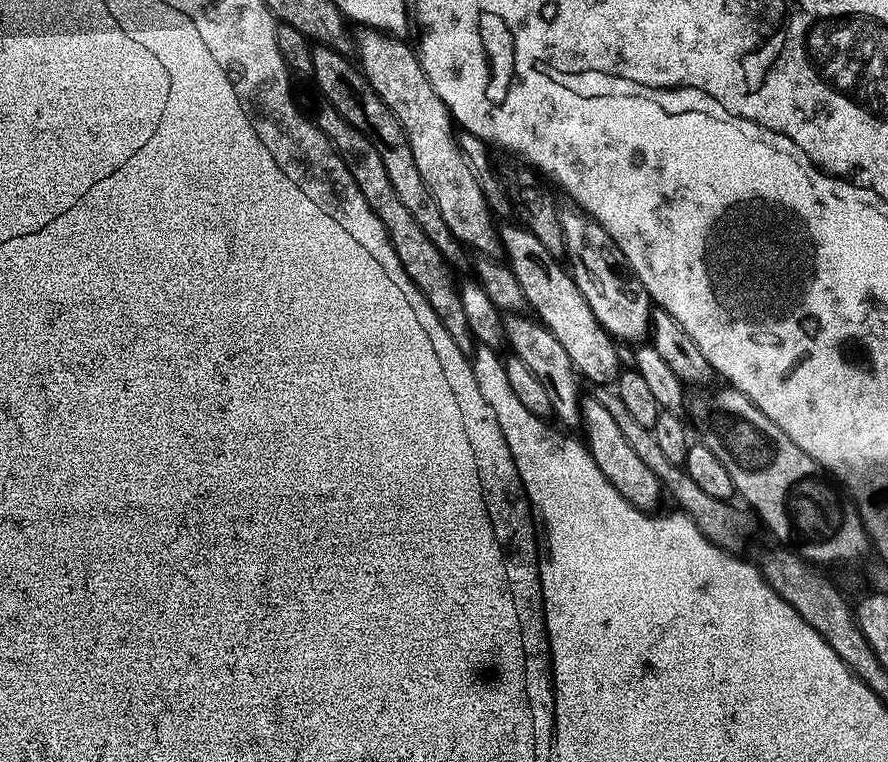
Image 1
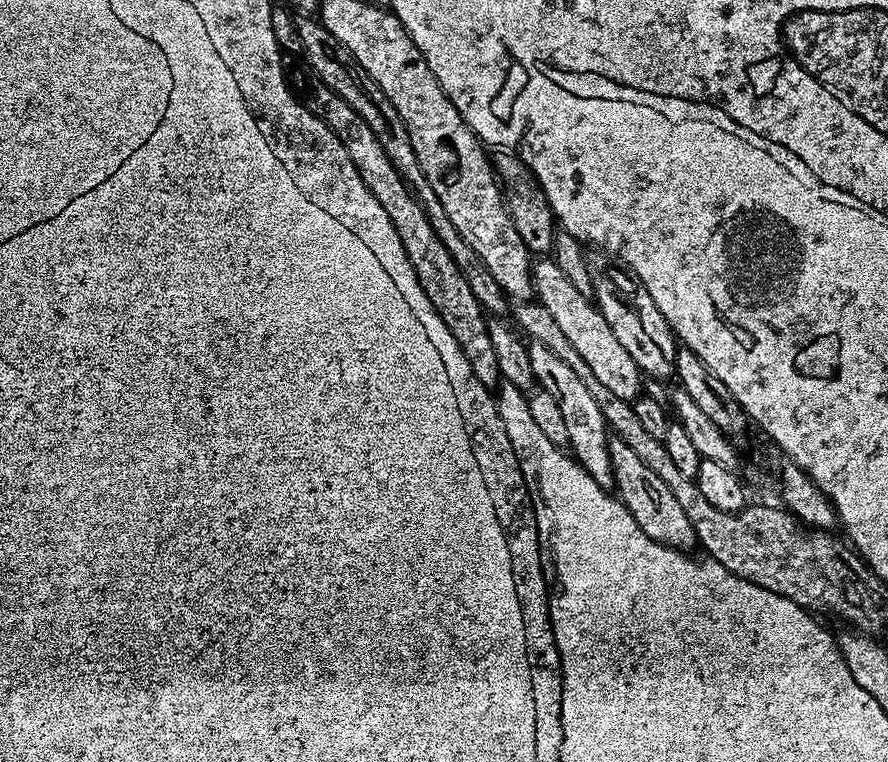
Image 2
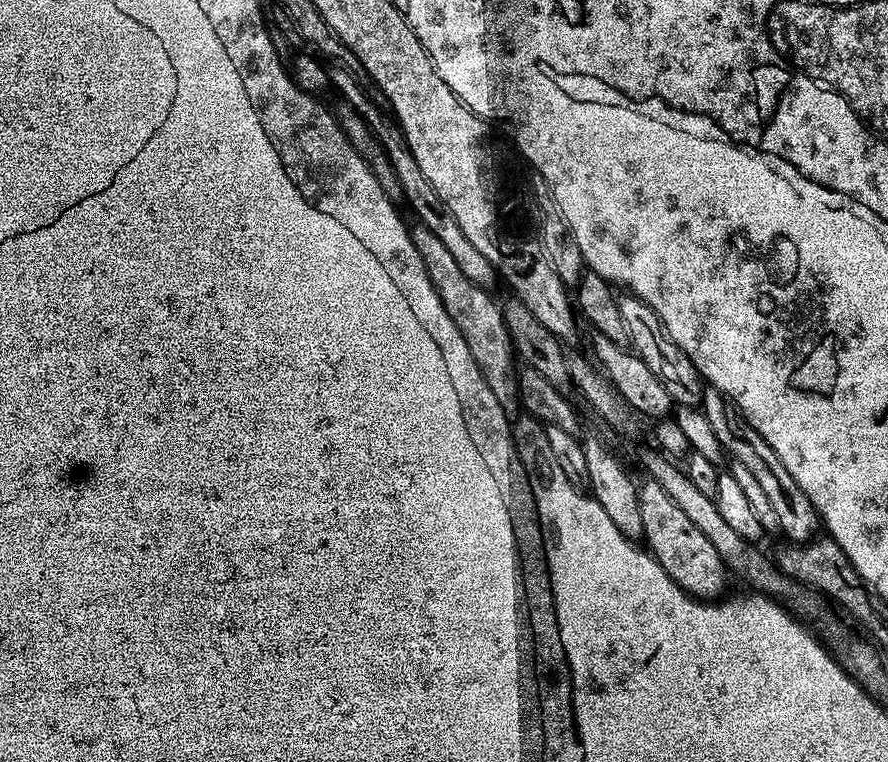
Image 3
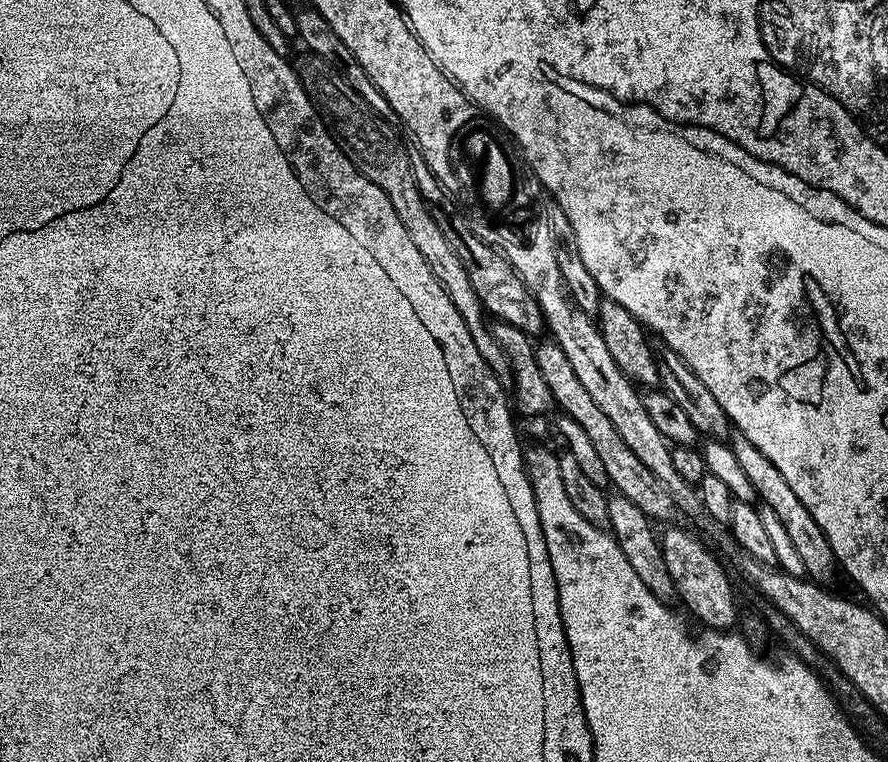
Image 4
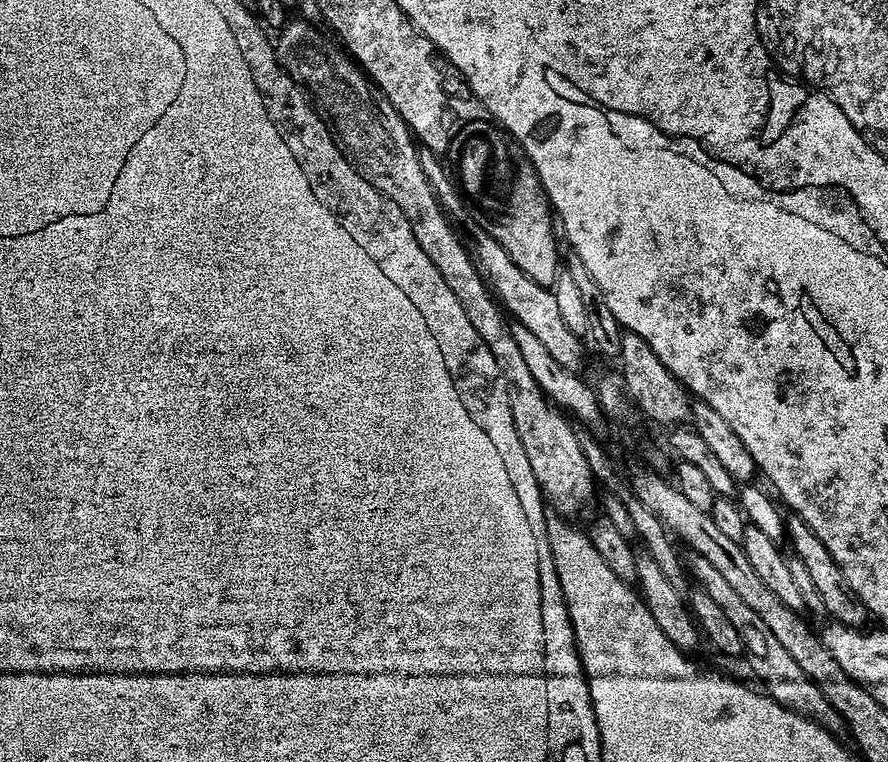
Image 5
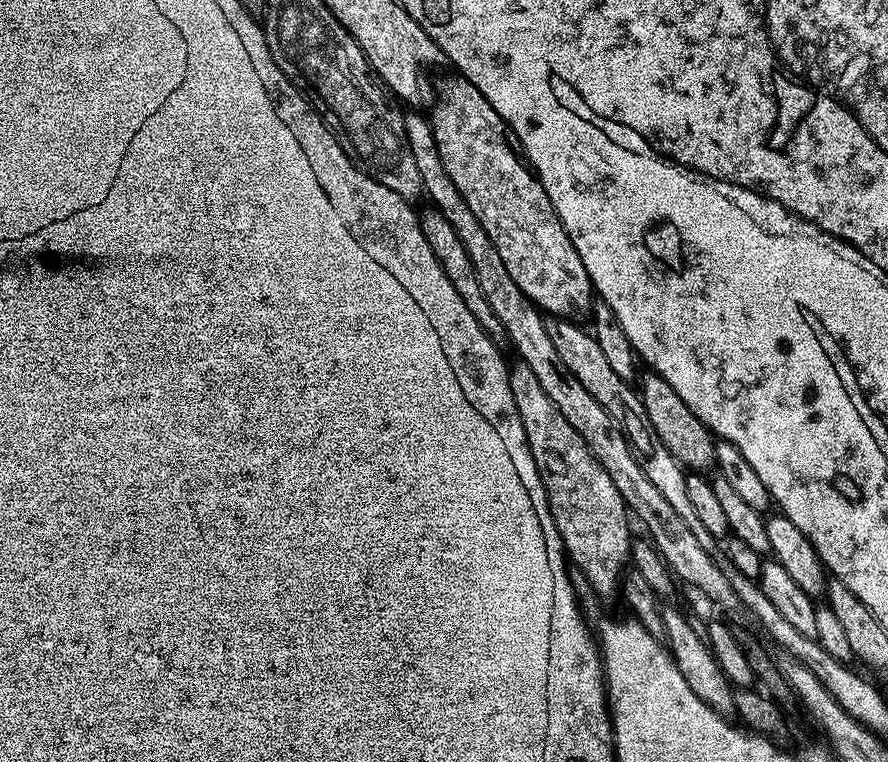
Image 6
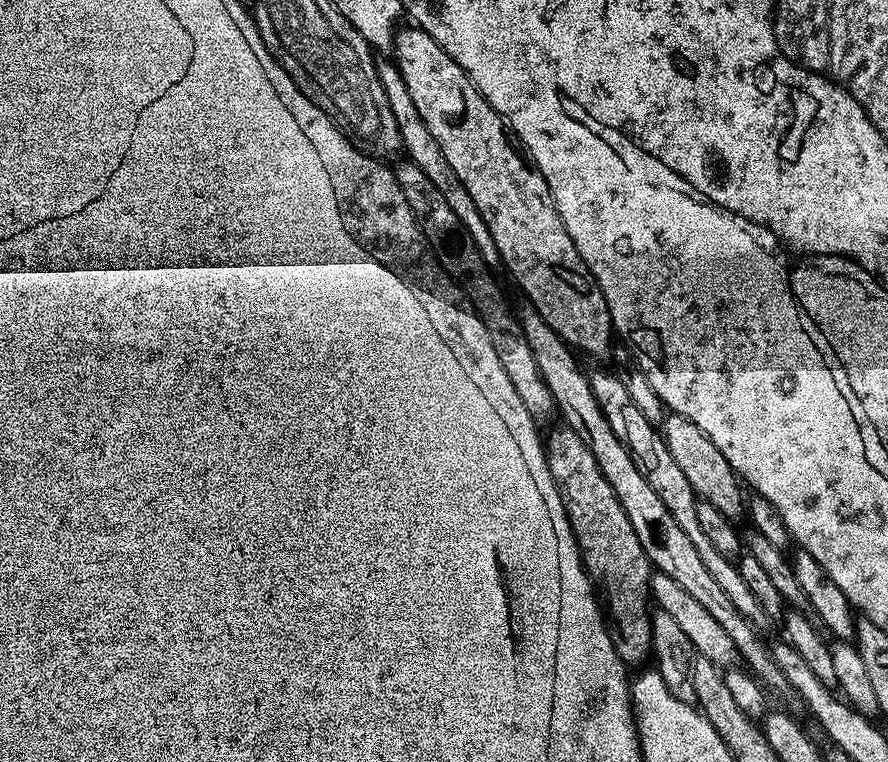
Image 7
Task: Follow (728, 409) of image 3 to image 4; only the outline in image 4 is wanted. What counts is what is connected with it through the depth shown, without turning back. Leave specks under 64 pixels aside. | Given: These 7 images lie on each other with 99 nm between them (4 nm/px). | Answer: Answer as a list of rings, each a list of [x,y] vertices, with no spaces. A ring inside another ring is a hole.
[[[737,435],[735,439],[736,441],[732,440],[730,444],[734,457],[738,458],[746,478],[750,478],[750,486],[754,486],[759,503],[770,506],[775,511],[775,516],[779,517],[787,536],[794,542],[795,551],[805,566],[805,577],[813,580],[815,584],[832,586],[836,580],[836,572],[838,576],[838,565],[830,542],[826,542],[826,534],[822,534],[822,526],[818,526],[810,510],[802,506],[798,494],[794,494],[794,489],[788,485],[786,478],[782,478],[778,466],[774,466],[774,462],[770,462],[770,458],[766,458],[766,454],[762,454],[762,450],[758,450],[758,446],[750,443],[745,436]]]

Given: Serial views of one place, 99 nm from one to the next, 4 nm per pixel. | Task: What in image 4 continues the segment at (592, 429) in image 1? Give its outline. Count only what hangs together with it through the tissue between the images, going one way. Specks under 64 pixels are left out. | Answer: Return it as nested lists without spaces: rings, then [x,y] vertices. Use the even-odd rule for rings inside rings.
[[[668,528],[664,533],[661,531],[658,537],[678,600],[688,607],[687,615],[693,621],[696,619],[698,623],[704,624],[700,626],[713,632],[735,629],[738,624],[736,592],[732,589],[731,578],[715,554],[694,533],[687,532],[684,528]]]

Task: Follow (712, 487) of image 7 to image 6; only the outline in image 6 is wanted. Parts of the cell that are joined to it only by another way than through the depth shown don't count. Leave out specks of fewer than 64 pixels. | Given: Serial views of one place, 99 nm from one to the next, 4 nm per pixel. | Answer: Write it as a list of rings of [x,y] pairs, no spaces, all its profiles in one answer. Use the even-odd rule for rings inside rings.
[[[648,370],[645,376],[641,375],[638,380],[638,393],[642,406],[645,407],[649,416],[650,425],[657,431],[658,438],[662,440],[662,445],[675,458],[677,463],[688,470],[708,470],[716,463],[716,440],[708,427],[698,419],[694,410],[678,398],[674,386],[666,382],[658,373]],[[640,382],[640,384],[639,384]]]

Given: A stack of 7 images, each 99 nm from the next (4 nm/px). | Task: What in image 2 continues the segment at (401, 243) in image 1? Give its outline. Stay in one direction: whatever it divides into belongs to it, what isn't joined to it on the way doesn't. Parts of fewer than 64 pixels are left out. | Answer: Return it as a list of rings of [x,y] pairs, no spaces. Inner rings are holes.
[[[313,83],[310,98],[307,97],[308,108],[315,116],[324,120],[335,136],[346,146],[351,161],[358,170],[359,177],[366,183],[367,189],[374,194],[374,198],[381,203],[383,210],[394,223],[394,230],[402,241],[403,250],[414,266],[415,276],[422,286],[423,292],[429,298],[435,312],[446,323],[447,329],[454,335],[459,348],[466,355],[474,376],[478,378],[484,388],[495,389],[500,382],[500,371],[497,368],[497,355],[494,354],[493,343],[488,334],[486,314],[474,294],[471,293],[470,284],[462,277],[461,271],[455,265],[450,252],[442,245],[441,239],[430,226],[429,218],[421,207],[419,201],[412,195],[411,189],[394,170],[393,163],[386,156],[382,144],[378,142],[374,132],[359,117],[348,102],[340,95],[334,93],[325,84]]]

